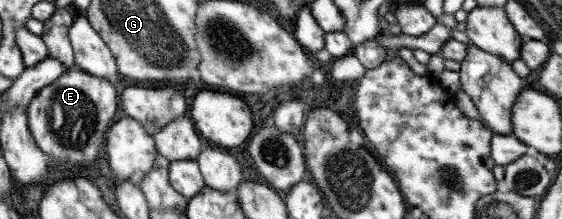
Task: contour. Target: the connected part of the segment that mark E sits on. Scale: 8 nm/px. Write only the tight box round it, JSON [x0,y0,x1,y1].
[26,68,117,165]

